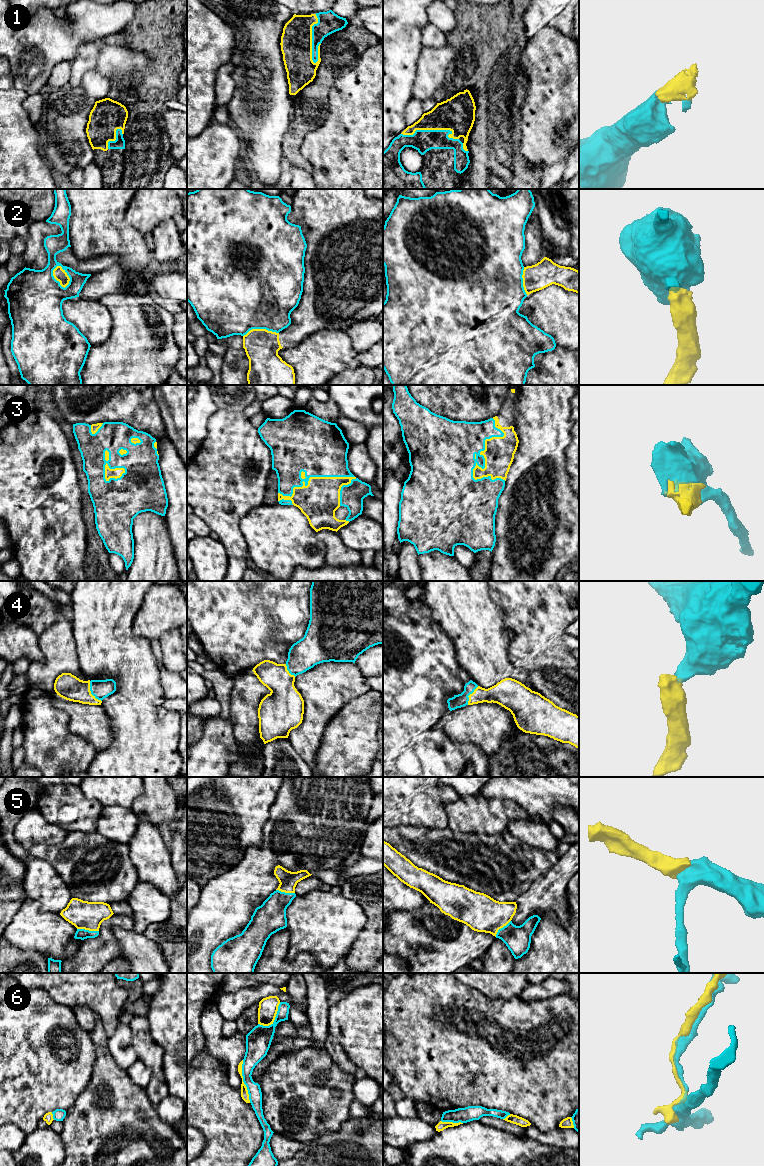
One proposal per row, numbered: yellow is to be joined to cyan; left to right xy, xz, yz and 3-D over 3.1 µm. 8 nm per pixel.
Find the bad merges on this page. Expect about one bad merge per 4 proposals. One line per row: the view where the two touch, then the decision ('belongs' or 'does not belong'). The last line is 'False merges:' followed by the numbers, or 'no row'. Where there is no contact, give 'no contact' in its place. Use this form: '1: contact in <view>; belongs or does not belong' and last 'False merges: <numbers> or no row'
1: contact in xz; belongs
2: contact in xy; does not belong
3: contact in xz; belongs
4: contact in xy; belongs
5: contact in xy; belongs
6: contact in xz; does not belong
False merges: 2, 6

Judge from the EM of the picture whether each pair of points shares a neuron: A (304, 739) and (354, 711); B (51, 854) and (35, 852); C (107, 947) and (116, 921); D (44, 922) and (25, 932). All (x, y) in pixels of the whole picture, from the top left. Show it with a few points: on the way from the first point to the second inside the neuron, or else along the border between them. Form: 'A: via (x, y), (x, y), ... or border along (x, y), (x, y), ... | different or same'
A: border along (340, 709), (328, 722), (320, 746), (317, 749) | different
B: via (47, 853), (39, 852) | same
C: via (107, 940), (107, 927), (109, 925) | same
D: via (39, 927), (37, 929), (30, 929) | same

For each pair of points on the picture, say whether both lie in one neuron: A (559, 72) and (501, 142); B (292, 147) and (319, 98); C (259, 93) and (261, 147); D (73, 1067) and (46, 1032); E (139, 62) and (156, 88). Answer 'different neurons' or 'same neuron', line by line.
A: different neurons
B: same neuron
C: same neuron
D: same neuron
E: different neurons

